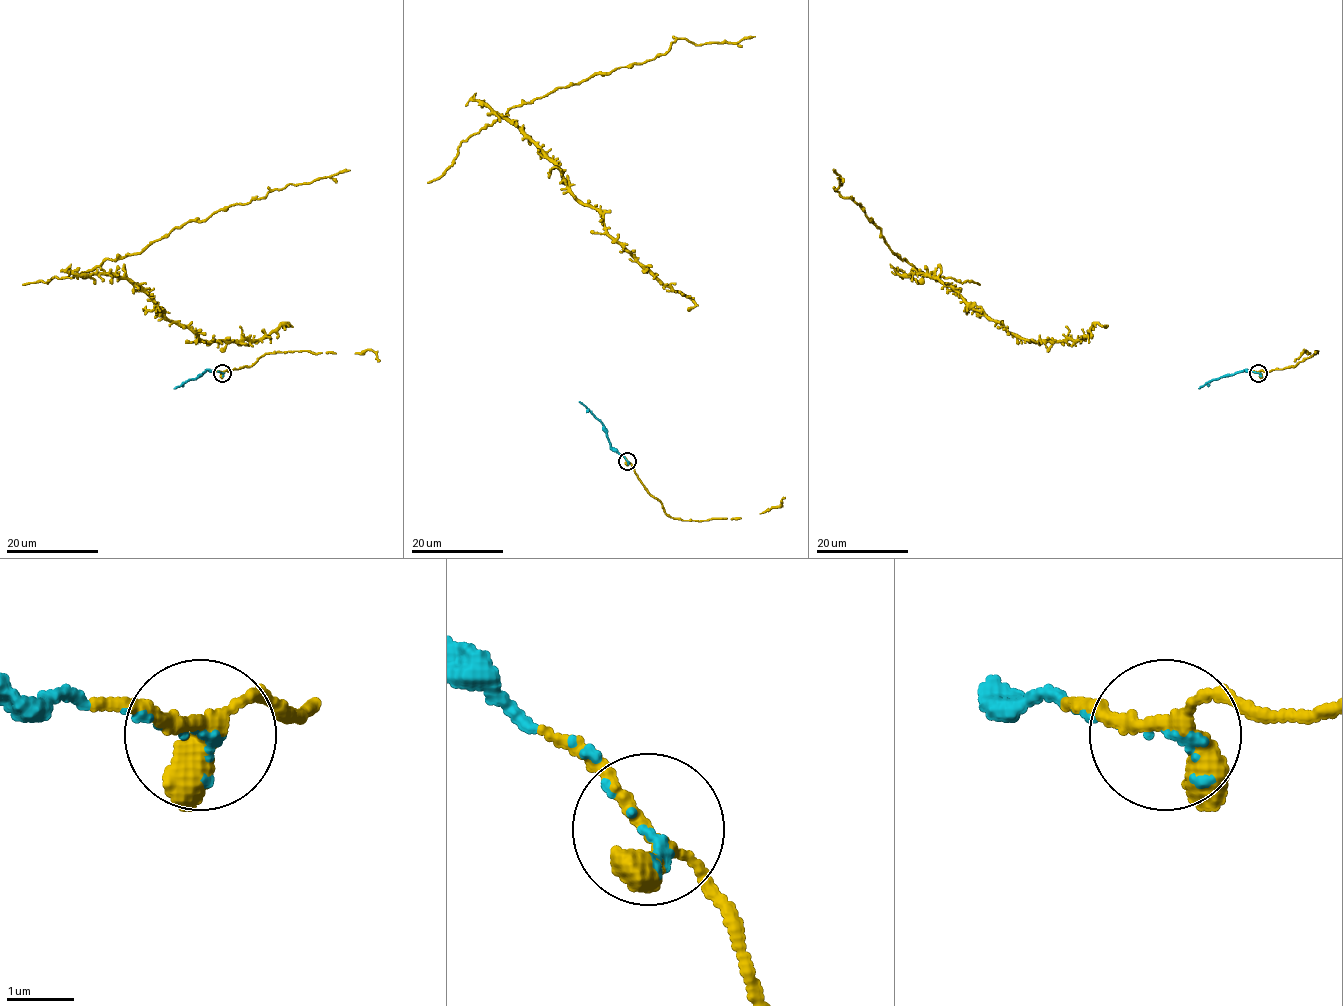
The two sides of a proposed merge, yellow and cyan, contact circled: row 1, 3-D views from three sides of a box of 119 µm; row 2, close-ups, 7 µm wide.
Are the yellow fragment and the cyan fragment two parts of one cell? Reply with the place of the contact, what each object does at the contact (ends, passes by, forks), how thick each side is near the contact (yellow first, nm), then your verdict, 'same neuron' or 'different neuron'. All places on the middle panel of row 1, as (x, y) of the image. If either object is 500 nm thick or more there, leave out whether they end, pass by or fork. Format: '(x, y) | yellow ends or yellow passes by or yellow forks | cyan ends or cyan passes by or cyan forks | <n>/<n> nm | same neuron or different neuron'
(627, 461) | yellow forks | cyan ends | 280/80 nm | same neuron

